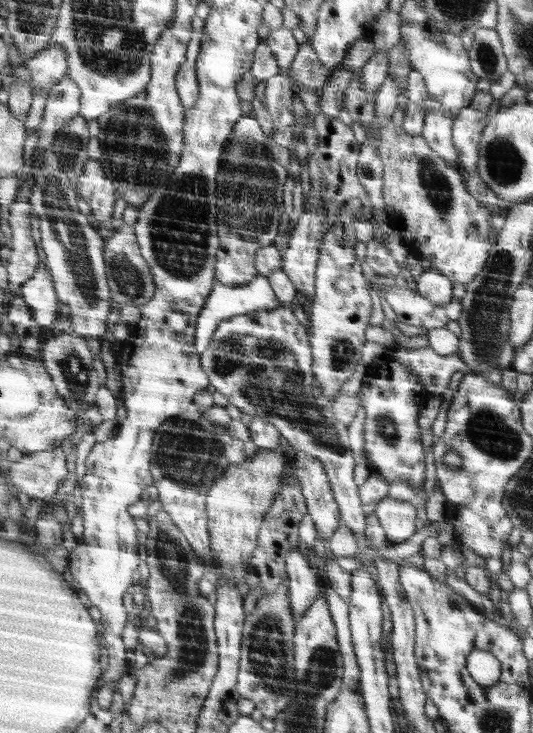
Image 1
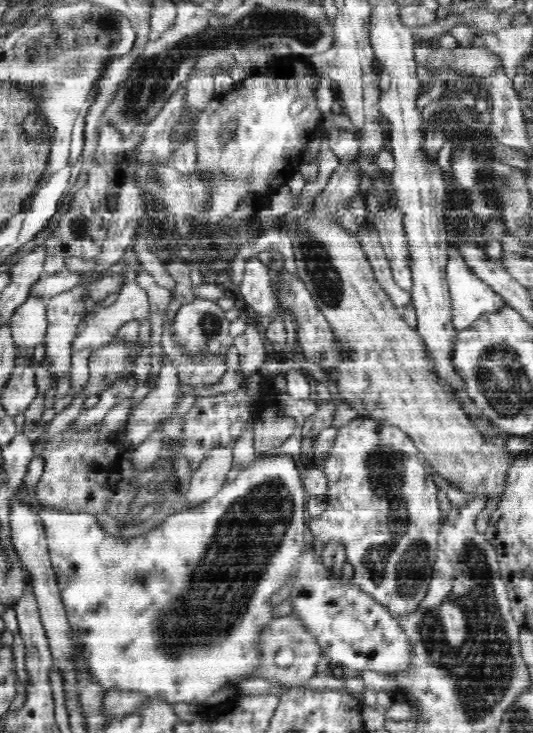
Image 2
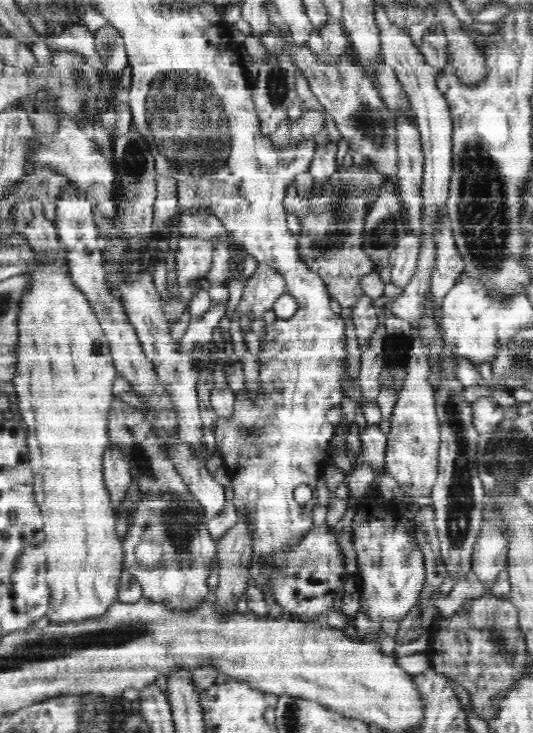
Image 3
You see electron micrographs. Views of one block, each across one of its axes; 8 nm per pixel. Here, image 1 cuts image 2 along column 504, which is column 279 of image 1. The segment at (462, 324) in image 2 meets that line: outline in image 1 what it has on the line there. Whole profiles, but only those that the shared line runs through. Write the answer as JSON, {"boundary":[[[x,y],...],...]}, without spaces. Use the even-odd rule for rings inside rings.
{"boundary":[[[260,274],[246,285],[222,286],[222,284],[214,284],[213,292],[209,293],[208,302],[201,308],[201,314],[197,318],[195,348],[198,354],[204,352],[204,349],[210,344],[212,335],[222,320],[253,310],[275,309],[280,306],[282,304],[278,301],[267,278]]]}

